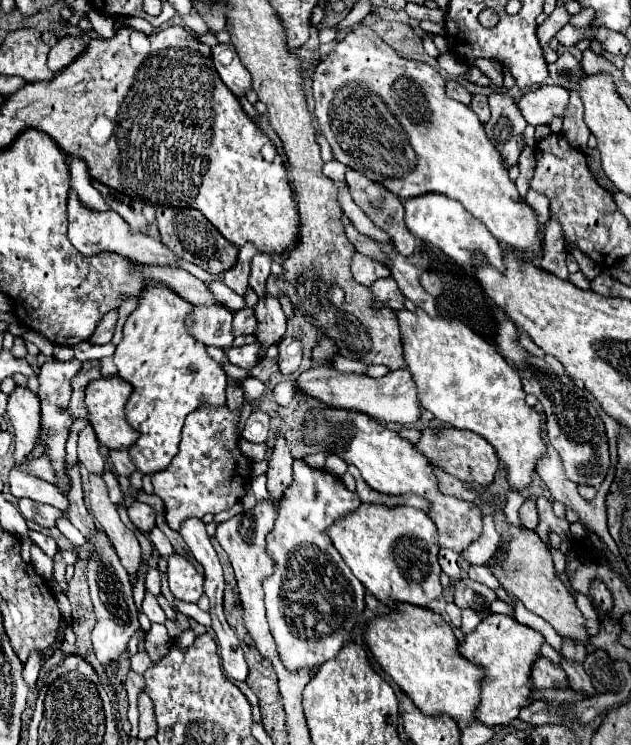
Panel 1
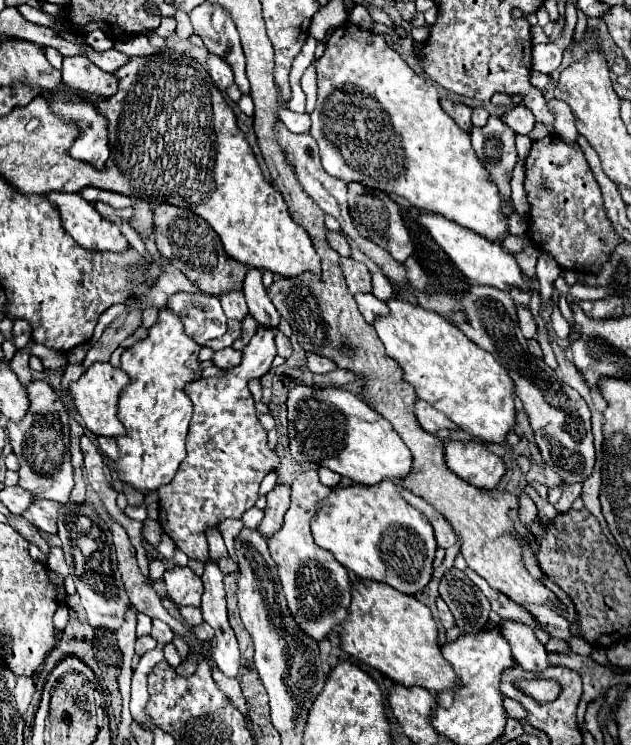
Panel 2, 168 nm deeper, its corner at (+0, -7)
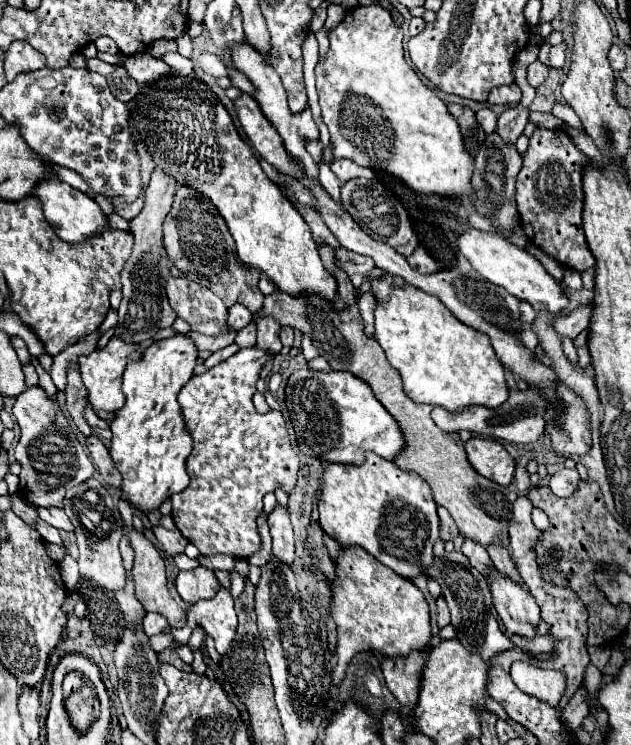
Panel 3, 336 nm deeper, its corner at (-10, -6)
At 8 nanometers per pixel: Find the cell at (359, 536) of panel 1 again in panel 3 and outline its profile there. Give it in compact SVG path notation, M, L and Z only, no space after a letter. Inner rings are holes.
M368 455L360 467L344 467L332 463L324 467L322 485L320 485L320 525L326 535L330 535L342 547L362 547L382 565L390 567L404 579L414 579L426 575L426 569L432 567L434 553L432 547L440 539L440 519L436 513L436 503L432 499L428 483L422 483L418 475L410 471L400 471L394 463Z

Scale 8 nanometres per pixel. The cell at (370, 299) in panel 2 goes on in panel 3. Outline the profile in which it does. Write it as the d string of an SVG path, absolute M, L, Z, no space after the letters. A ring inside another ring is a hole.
M372 291L360 295L360 299L358 299L358 307L360 307L360 313L364 317L364 327L366 327L368 335L374 335L374 311L376 311L376 305L378 305L378 301L376 301Z

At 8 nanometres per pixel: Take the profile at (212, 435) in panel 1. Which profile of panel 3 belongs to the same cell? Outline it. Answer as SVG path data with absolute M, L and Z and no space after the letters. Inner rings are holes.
M260 347L242 349L224 363L208 369L204 375L194 375L178 395L182 415L194 439L194 449L186 461L190 485L184 491L174 493L170 497L172 519L180 529L180 533L192 545L196 545L200 555L204 557L224 553L236 559L248 559L260 547L256 517L262 513L262 497L274 491L276 487L282 487L286 493L290 493L290 489L296 483L298 455L292 451L282 415L278 411L260 415L252 403L252 397L256 393L256 383L260 379L260 371L272 357L274 357L272 351Z

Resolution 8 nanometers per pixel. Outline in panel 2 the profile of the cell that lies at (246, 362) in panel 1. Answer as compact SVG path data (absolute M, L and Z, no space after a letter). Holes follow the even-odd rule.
M234 348L218 350L218 352L214 352L214 356L212 356L214 366L224 368L224 370L226 370L226 368L234 368L240 360L242 360L242 356L240 356L240 352L238 352L238 350L234 350Z

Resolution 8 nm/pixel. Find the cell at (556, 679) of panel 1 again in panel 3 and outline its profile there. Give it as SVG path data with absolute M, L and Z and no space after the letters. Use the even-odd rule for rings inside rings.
M498 571L488 575L488 583L494 597L494 607L510 635L520 635L524 639L534 639L536 627L540 623L540 607L536 605L534 597L516 587L510 579L504 579Z

